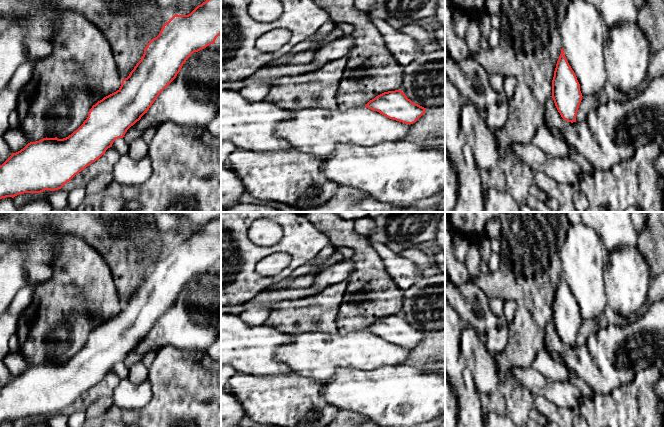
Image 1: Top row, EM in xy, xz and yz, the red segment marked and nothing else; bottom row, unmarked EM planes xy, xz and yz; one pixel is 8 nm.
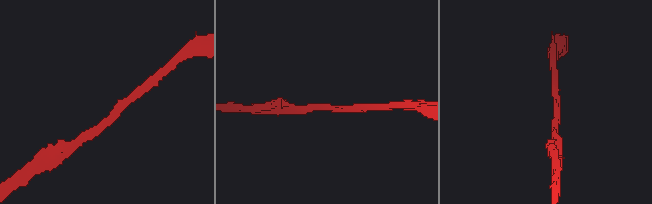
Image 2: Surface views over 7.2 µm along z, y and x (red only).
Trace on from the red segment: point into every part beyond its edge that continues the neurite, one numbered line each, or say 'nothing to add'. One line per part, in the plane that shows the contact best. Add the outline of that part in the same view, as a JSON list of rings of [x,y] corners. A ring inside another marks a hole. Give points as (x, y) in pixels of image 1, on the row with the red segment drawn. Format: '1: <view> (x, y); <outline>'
nothing to add

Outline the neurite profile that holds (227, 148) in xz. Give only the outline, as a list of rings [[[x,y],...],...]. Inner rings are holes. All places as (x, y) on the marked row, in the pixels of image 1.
[[[221,142],[221,165],[226,165],[229,155],[236,149],[231,142]]]

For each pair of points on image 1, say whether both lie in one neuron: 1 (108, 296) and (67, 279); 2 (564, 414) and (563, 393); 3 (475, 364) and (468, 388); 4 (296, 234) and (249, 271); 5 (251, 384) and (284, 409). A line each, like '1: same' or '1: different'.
1: same
2: different
3: different
4: same
5: same

